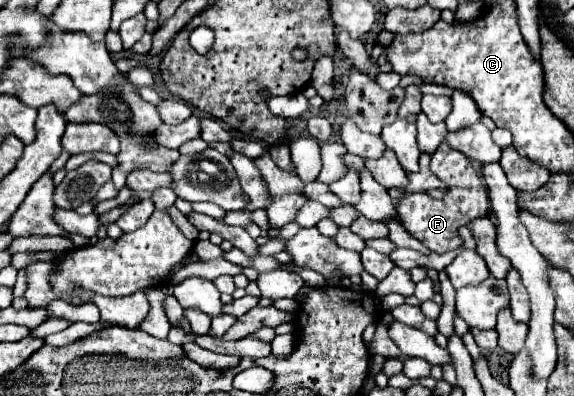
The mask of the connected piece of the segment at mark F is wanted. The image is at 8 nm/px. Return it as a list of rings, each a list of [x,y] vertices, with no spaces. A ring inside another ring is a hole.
[[[442,143],[436,149],[436,153],[432,155],[432,171],[438,173],[438,179],[448,183],[448,187],[450,187],[448,193],[442,199],[434,199],[424,193],[412,193],[412,195],[404,197],[404,201],[398,201],[396,209],[398,209],[400,223],[406,227],[406,231],[410,235],[414,235],[430,251],[444,253],[444,251],[452,251],[452,249],[462,247],[464,241],[458,235],[458,229],[478,217],[486,217],[488,207],[490,207],[490,199],[488,199],[488,191],[484,187],[484,181],[474,171],[468,157],[454,151],[452,147],[448,147],[448,143]]]

